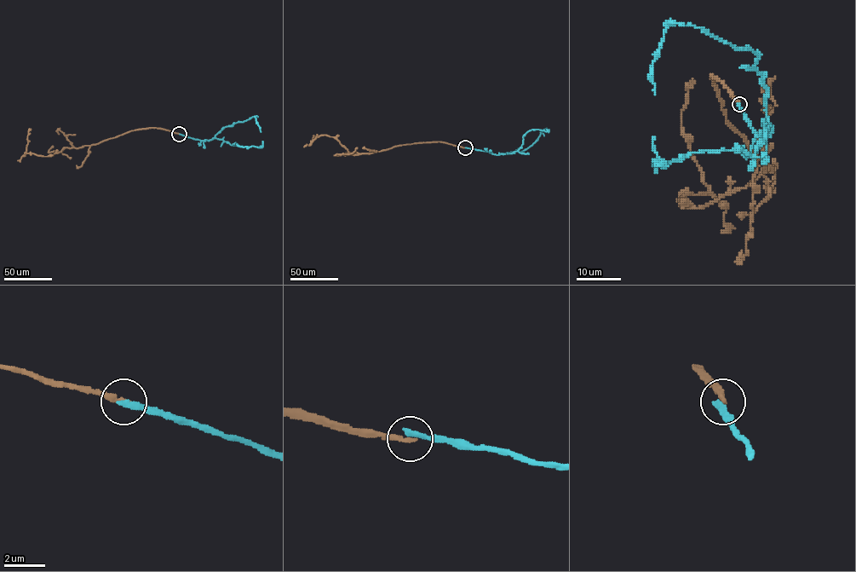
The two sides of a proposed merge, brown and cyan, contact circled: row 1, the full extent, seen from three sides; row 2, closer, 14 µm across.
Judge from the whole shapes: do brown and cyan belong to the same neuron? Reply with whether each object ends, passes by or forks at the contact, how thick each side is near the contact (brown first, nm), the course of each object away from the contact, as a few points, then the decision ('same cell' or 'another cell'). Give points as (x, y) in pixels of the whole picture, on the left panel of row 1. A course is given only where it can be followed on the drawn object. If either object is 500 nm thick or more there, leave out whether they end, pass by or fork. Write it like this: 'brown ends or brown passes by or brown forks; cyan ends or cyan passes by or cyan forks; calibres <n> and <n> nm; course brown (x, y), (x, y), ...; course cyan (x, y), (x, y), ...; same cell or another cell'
brown ends; cyan ends; calibres 260 and 280 nm; course brown (179, 134), (156, 127), (139, 129), (94, 145), (64, 147), (51, 156), (43, 156), (25, 153), (31, 129); course cyan (179, 134), (209, 141), (224, 127), (254, 117), (261, 132); another cell

